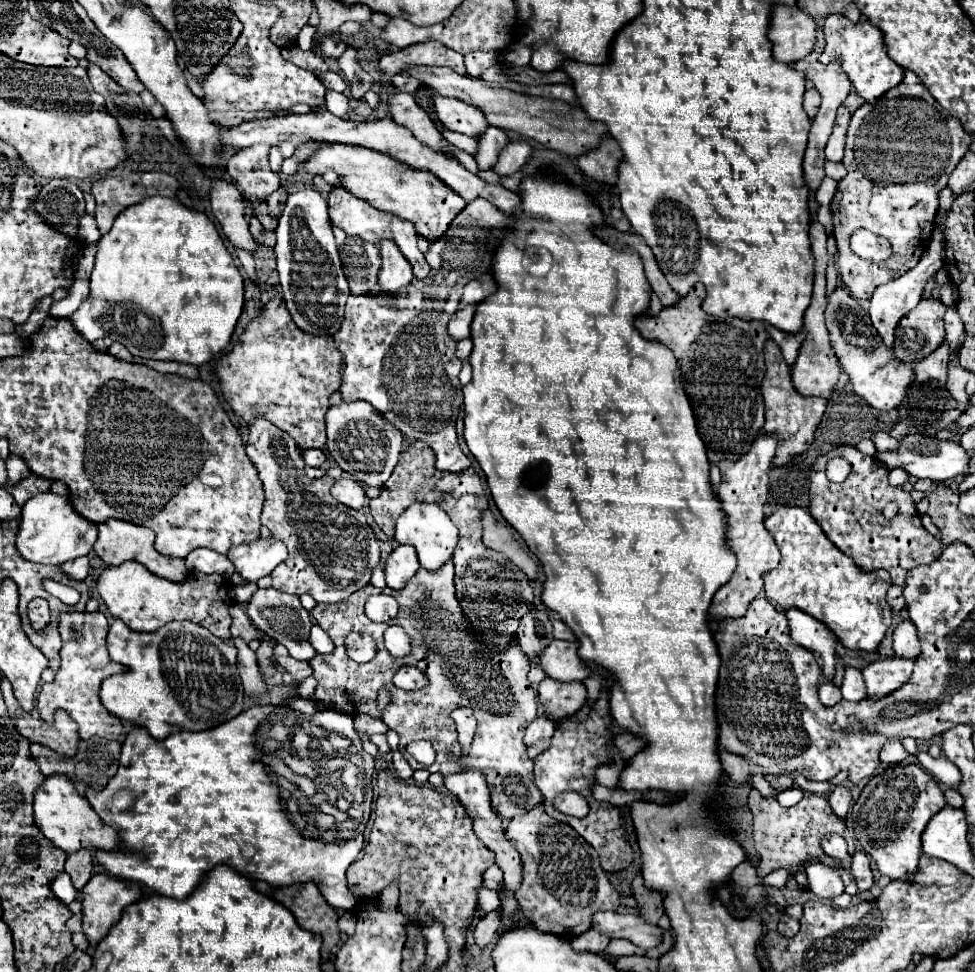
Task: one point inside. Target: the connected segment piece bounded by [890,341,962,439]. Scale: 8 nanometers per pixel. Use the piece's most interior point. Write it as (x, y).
(928, 405)

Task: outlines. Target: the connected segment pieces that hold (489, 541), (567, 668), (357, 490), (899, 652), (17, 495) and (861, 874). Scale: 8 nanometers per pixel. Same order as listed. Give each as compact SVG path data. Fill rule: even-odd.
M490 509L482 513L482 529L484 529L484 545L504 553L514 565L518 565L530 579L536 579L536 563L528 553L520 547L520 543L512 537L510 529L500 525Z
M552 639L546 649L540 653L540 665L546 673L546 677L554 677L556 681L584 681L588 677L588 667L578 657L578 643L576 641L560 641Z
M342 477L332 485L332 491L336 501L340 501L342 505L348 505L352 509L362 509L368 503L366 491L364 487L358 485L358 481L350 479L350 477Z
M902 621L894 629L894 655L902 659L916 659L920 653L920 643L916 637L916 627L912 621Z
M30 475L26 477L24 481L20 481L18 485L14 485L10 489L10 495L16 499L16 503L22 507L26 503L26 499L34 497L38 491L50 491L50 481L48 479L42 479L38 475Z
M856 851L852 857L852 867L850 867L854 881L858 885L860 891L866 891L872 887L874 877L872 877L872 869L870 869L870 859L864 851Z

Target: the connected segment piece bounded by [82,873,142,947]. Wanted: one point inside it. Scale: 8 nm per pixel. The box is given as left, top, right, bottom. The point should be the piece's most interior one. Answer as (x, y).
(103, 899)

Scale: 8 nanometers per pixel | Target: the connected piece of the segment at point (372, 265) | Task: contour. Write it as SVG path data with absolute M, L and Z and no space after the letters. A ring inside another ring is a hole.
M348 237L344 241L344 247L340 247L340 259L352 295L364 295L374 289L382 261L378 257L376 245Z

